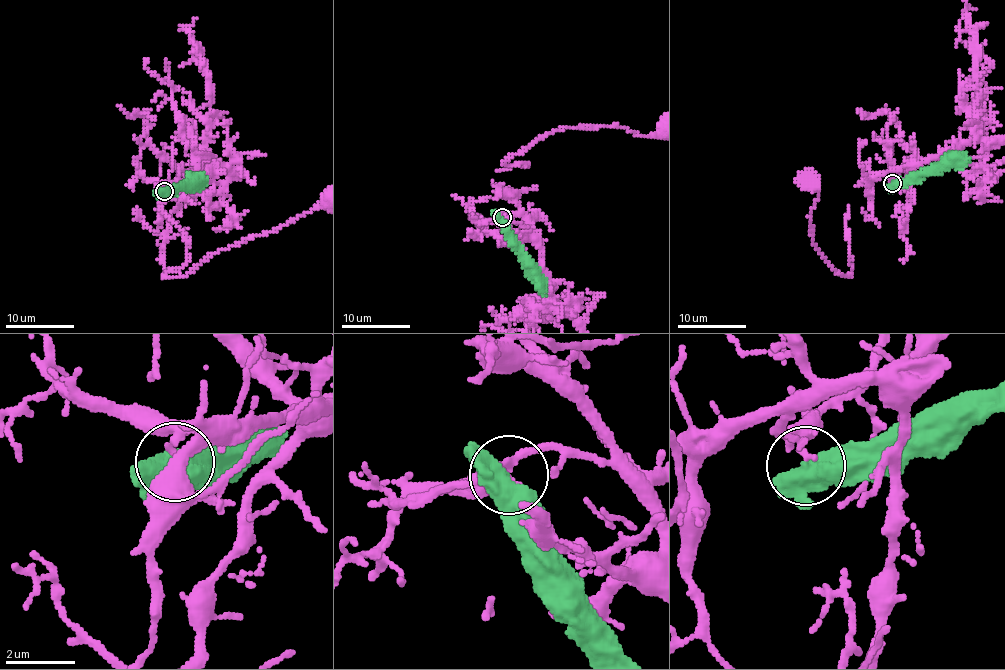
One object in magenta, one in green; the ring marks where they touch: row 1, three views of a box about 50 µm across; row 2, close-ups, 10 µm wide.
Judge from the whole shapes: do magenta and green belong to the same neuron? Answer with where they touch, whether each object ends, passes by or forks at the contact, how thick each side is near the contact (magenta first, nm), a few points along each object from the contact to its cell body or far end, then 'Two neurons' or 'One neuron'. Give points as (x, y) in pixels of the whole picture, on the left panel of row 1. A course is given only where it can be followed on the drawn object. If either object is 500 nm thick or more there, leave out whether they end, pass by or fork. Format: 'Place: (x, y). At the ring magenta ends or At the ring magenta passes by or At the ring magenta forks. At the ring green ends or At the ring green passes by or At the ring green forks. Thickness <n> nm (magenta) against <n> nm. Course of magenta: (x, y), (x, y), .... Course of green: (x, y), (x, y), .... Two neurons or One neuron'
Place: (164, 191). Thickness 160 nm (magenta) against 550 nm. Course of magenta: (163, 189), (182, 183), (169, 188), (159, 219), (163, 212), (187, 246), (187, 260), (166, 277). Course of green: (163, 191), (171, 193), (206, 183). Two neurons

